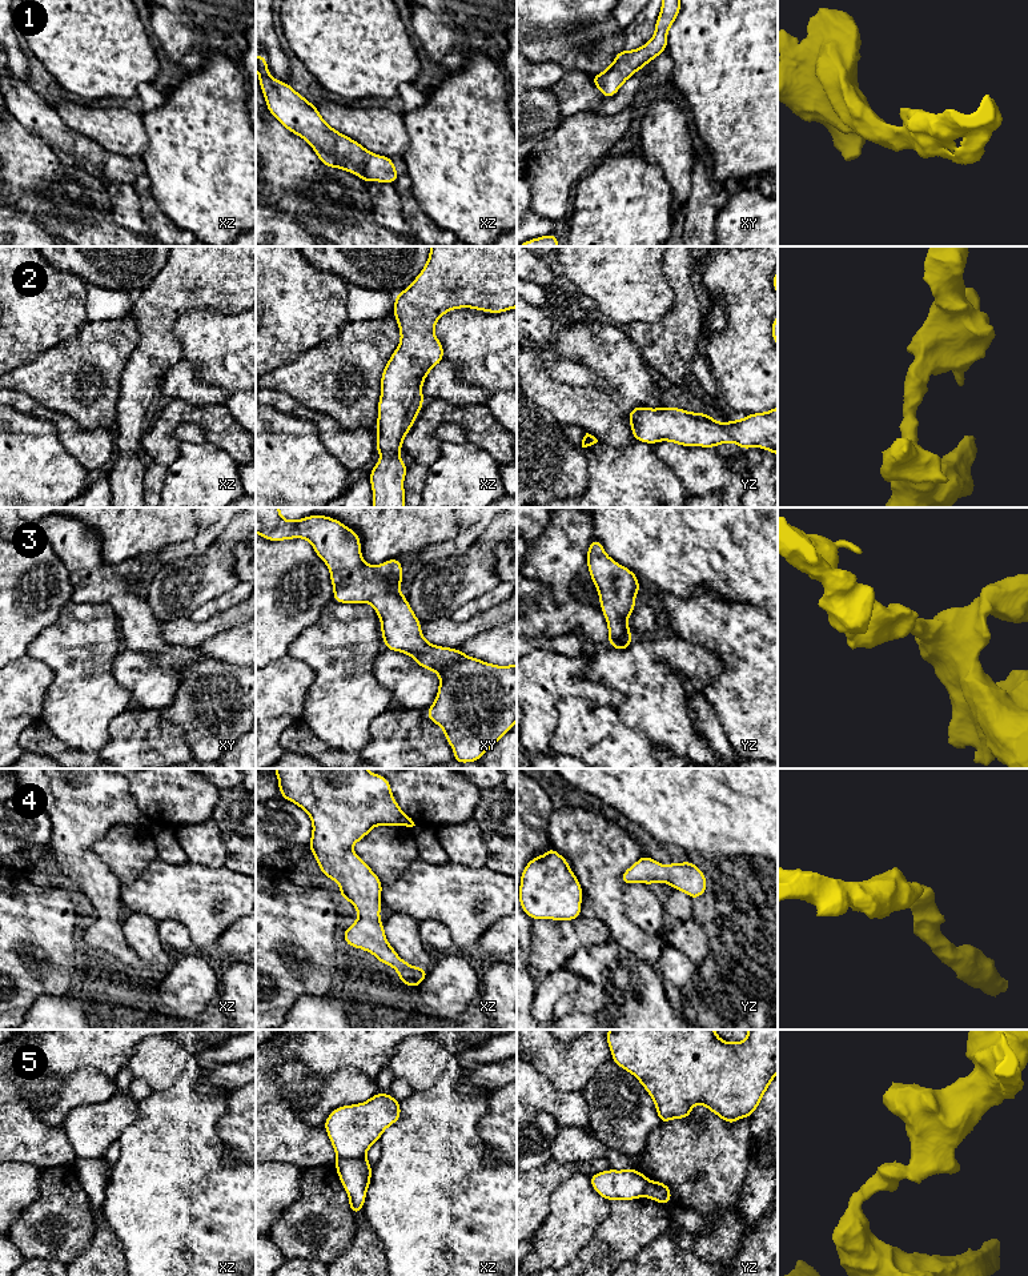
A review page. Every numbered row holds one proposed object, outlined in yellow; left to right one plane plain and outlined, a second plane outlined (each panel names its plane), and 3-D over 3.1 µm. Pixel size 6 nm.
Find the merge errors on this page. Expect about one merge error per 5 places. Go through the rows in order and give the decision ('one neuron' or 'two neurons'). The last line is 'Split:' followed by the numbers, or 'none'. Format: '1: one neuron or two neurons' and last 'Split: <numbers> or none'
1: one neuron
2: one neuron
3: one neuron
4: one neuron
5: two neurons
Split: 5

